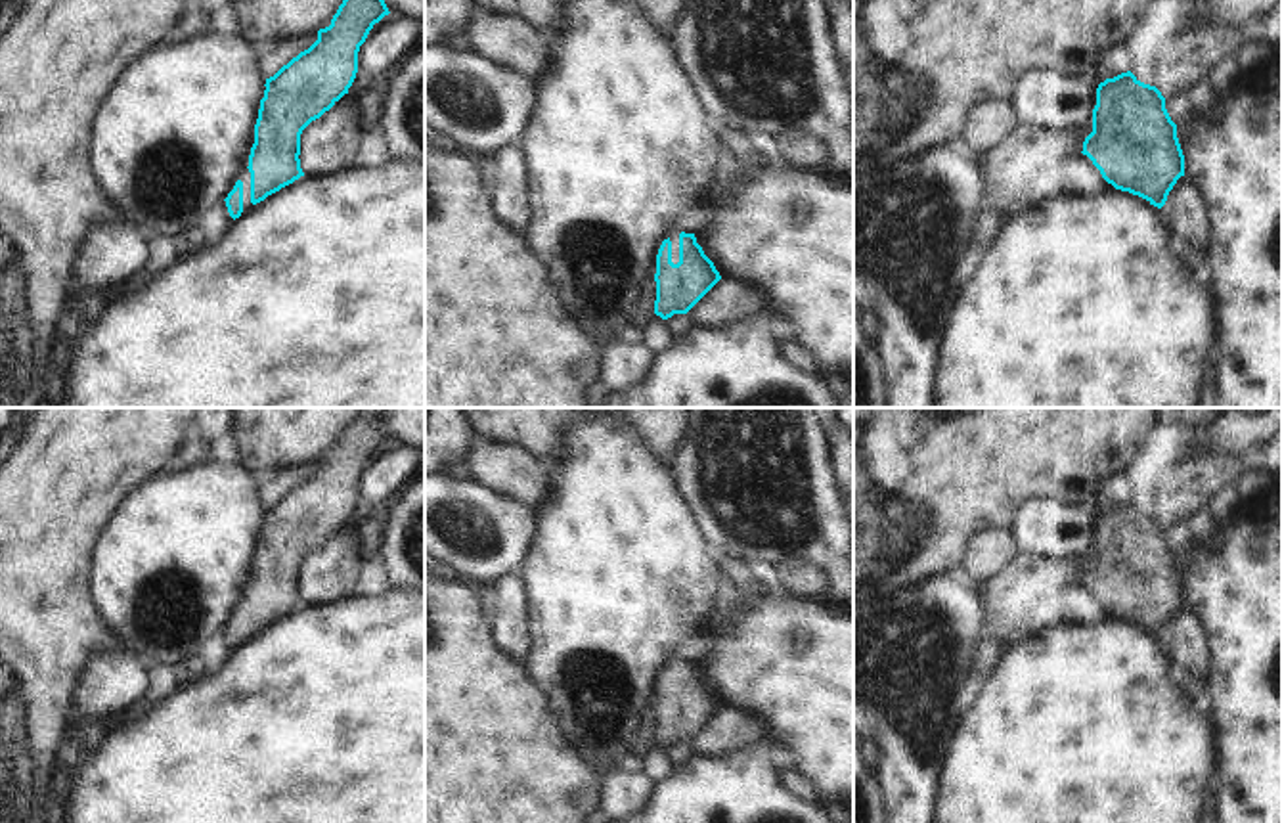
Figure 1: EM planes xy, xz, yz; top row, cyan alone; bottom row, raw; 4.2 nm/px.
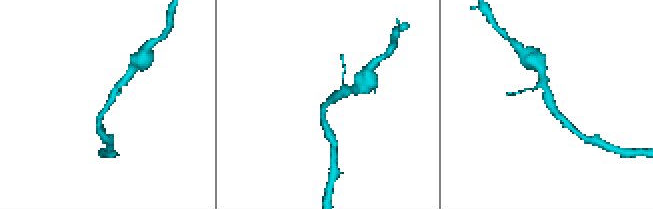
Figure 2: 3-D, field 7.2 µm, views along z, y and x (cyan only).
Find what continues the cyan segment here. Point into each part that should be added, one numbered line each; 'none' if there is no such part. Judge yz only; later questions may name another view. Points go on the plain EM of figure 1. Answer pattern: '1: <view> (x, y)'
1: yz (1082, 603)

